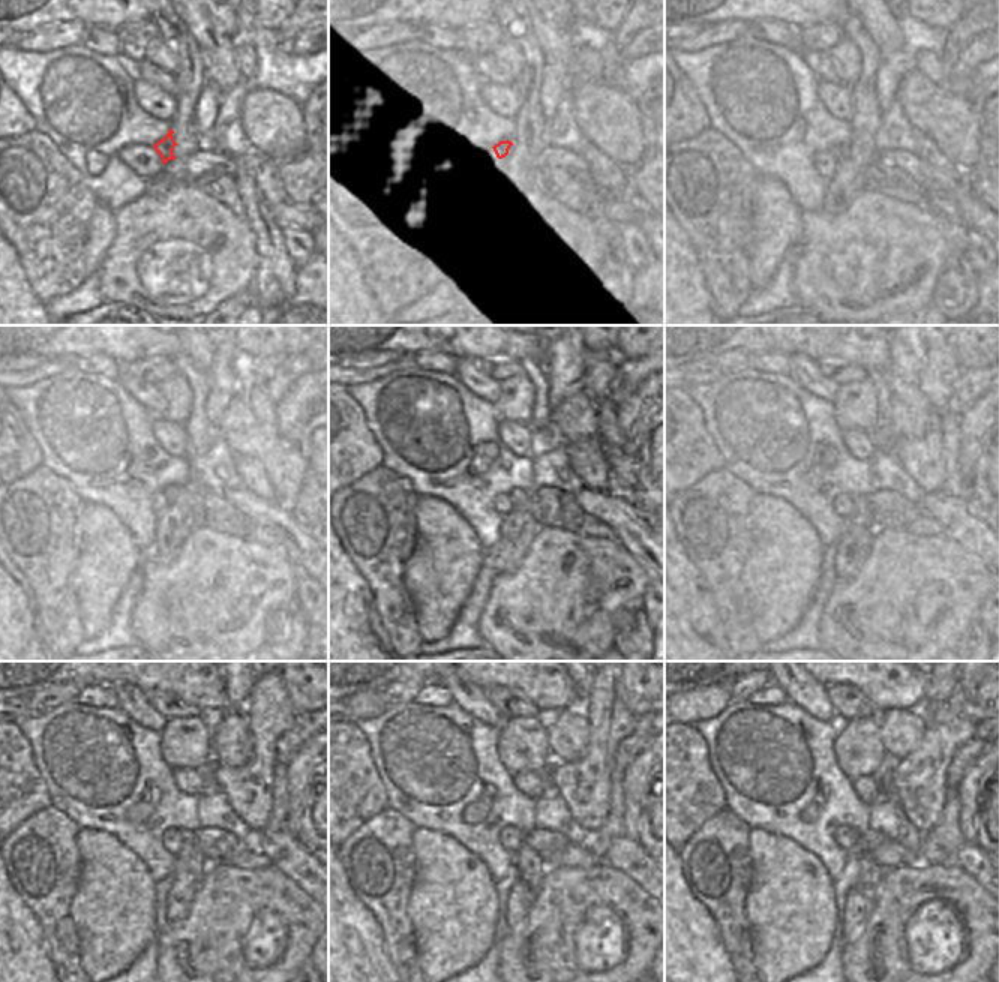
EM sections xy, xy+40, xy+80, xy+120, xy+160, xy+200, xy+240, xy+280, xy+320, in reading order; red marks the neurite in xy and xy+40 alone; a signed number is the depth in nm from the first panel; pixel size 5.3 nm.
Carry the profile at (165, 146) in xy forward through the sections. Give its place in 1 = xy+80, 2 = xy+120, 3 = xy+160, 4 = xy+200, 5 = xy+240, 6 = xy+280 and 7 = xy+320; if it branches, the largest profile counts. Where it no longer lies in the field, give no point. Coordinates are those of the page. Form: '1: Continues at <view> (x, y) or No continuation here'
1: Continues at xy+80 (839, 153)
2: Continues at xy+120 (174, 493)
3: Continues at xy+160 (521, 499)
4: Continues at xy+200 (860, 511)
5: Continues at xy+240 (188, 853)
6: Continues at xy+280 (531, 867)
7: Continues at xy+320 (869, 873)

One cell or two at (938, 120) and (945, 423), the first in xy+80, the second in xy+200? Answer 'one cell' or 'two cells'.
two cells

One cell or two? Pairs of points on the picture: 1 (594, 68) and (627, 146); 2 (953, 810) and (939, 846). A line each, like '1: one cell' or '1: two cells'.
1: two cells
2: one cell

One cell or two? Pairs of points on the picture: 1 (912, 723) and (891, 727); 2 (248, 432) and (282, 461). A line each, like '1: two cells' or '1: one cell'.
1: one cell
2: one cell

